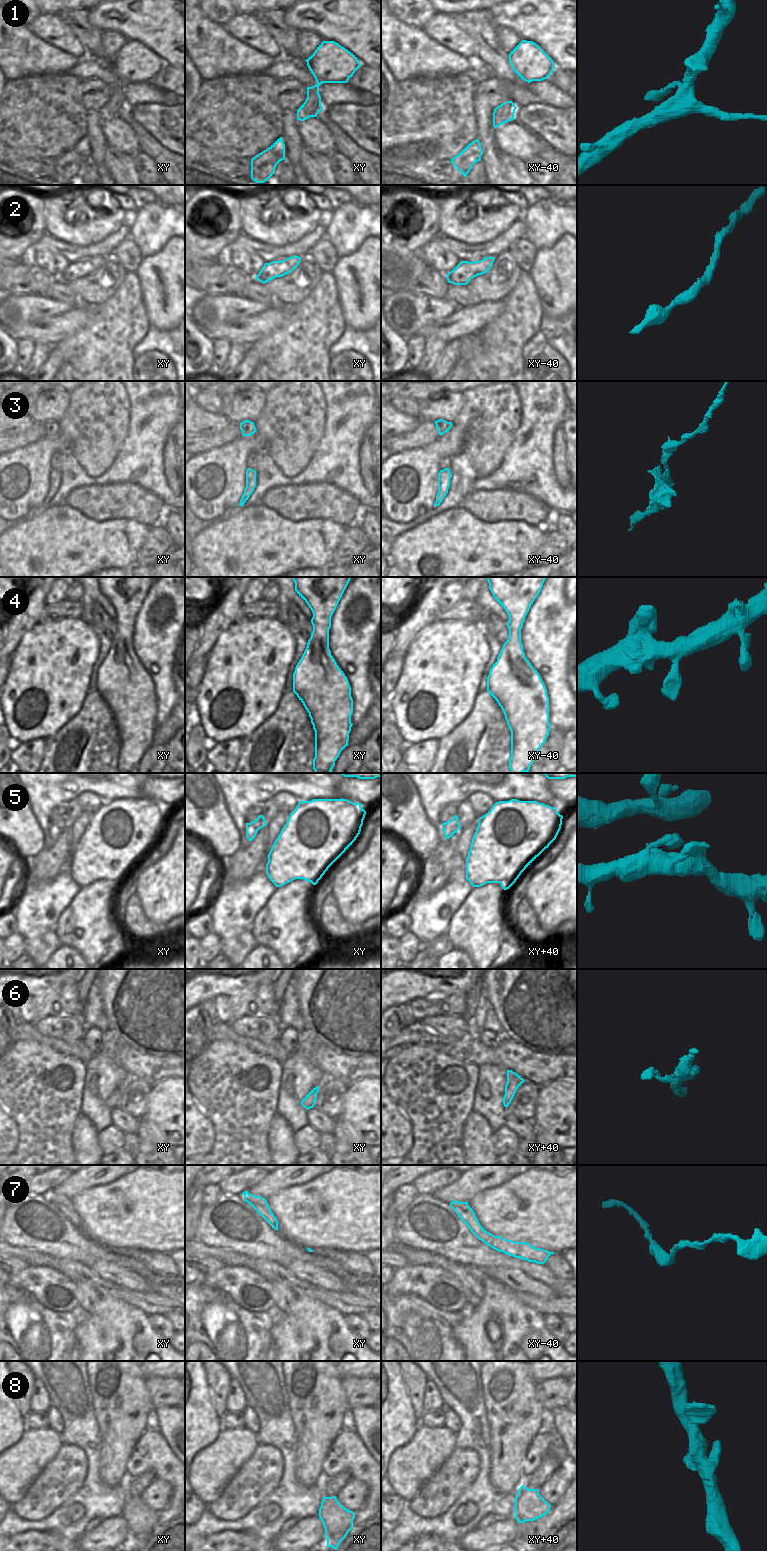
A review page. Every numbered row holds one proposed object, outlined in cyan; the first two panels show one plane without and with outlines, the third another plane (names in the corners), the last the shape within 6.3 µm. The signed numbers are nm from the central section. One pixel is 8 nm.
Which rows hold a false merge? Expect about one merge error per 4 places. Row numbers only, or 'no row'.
3

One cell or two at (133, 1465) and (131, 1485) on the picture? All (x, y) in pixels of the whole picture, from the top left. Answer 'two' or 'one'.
two

